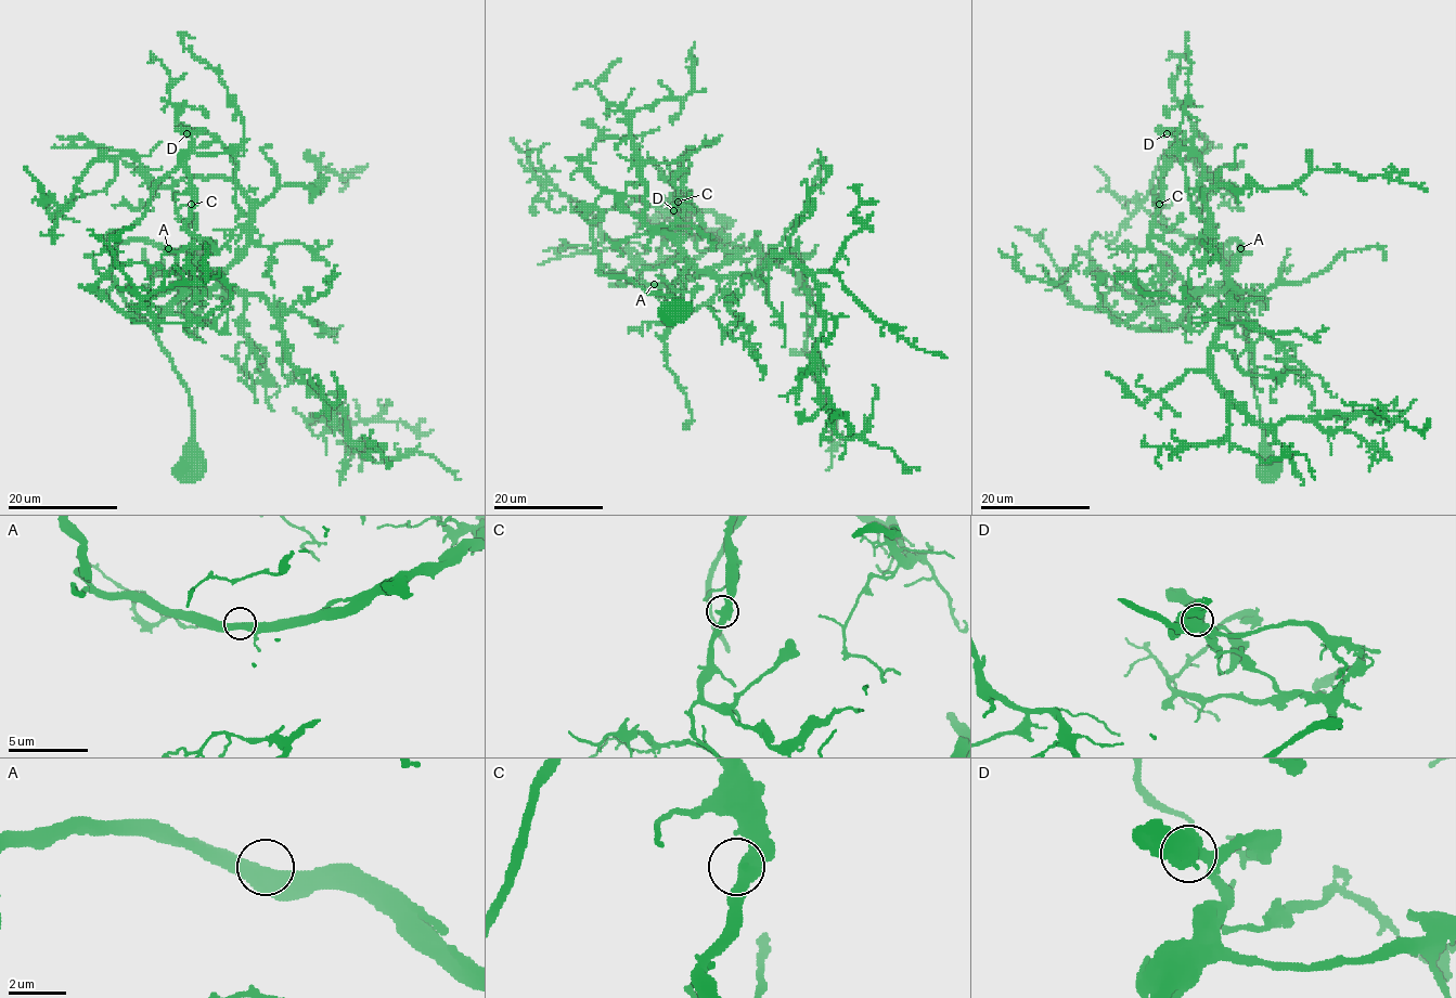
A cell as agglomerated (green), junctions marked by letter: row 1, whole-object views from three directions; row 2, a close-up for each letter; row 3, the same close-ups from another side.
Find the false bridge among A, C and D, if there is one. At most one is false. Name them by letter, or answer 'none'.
none

